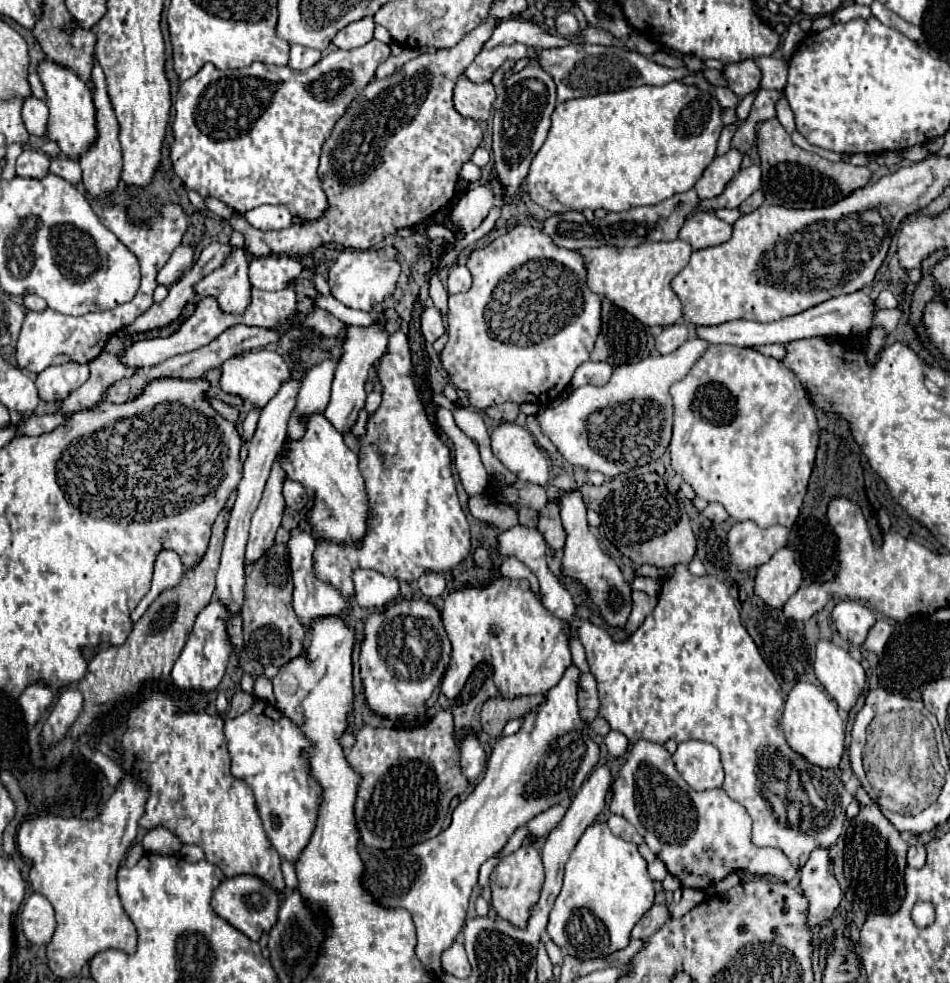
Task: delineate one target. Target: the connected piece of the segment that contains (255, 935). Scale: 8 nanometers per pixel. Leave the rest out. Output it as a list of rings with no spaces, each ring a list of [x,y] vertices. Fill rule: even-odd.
[[[236,875],[236,877],[224,879],[216,887],[216,891],[212,895],[212,908],[232,927],[242,931],[252,941],[258,941],[264,933],[270,933],[270,929],[278,923],[280,893],[276,889],[272,889],[258,875]]]

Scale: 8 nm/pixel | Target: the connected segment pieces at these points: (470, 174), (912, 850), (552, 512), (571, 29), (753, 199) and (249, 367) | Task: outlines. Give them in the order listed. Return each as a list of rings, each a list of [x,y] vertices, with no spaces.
[[[468,161],[468,163],[462,167],[460,177],[462,177],[462,179],[466,179],[468,183],[478,183],[478,181],[482,179],[482,169],[480,169],[480,167],[476,167],[472,161]]]
[[[918,841],[916,845],[908,847],[908,865],[910,867],[922,867],[926,863],[926,851],[924,851],[924,843]]]
[[[546,505],[546,509],[540,511],[540,523],[538,523],[538,531],[544,535],[544,539],[548,541],[548,545],[552,549],[564,549],[566,543],[566,531],[560,523],[560,515],[558,515],[558,505]]]
[[[564,11],[564,13],[560,13],[558,17],[556,17],[556,31],[558,31],[558,35],[562,35],[562,37],[572,37],[572,35],[576,35],[578,33],[578,19],[570,13],[570,11]]]
[[[756,191],[756,193],[752,193],[752,195],[740,205],[740,211],[742,211],[742,213],[756,211],[762,203],[764,203],[764,193],[762,193],[762,191]]]
[[[268,349],[250,351],[242,357],[232,357],[220,367],[222,391],[226,391],[230,395],[240,395],[240,397],[248,399],[252,405],[260,405],[260,407],[264,407],[278,393],[282,383],[288,381],[290,377],[292,377],[290,363],[286,363],[278,353],[268,351]]]

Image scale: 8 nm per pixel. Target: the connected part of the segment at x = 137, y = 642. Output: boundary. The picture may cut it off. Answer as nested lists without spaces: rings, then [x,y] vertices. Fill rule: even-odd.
[[[222,509],[212,527],[210,547],[204,553],[202,561],[186,569],[182,575],[182,581],[176,587],[160,593],[160,597],[148,607],[148,611],[134,623],[134,631],[128,635],[126,643],[120,647],[108,647],[96,653],[94,659],[88,663],[88,673],[78,683],[70,683],[70,687],[80,689],[80,693],[84,695],[82,713],[78,715],[78,719],[82,721],[82,731],[86,731],[92,719],[100,715],[104,709],[110,709],[118,699],[130,697],[144,685],[160,683],[170,677],[172,665],[182,653],[192,633],[198,613],[212,601],[214,581],[216,581],[216,571],[220,563],[220,551],[222,551],[228,519],[230,519],[230,509]]]

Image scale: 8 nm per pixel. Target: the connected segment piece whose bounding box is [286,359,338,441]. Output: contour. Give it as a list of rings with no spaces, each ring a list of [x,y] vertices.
[[[322,361],[306,371],[306,377],[302,381],[296,407],[290,413],[288,429],[286,429],[286,441],[300,441],[306,433],[306,419],[312,415],[324,413],[330,397],[330,385],[336,371],[336,361]]]

